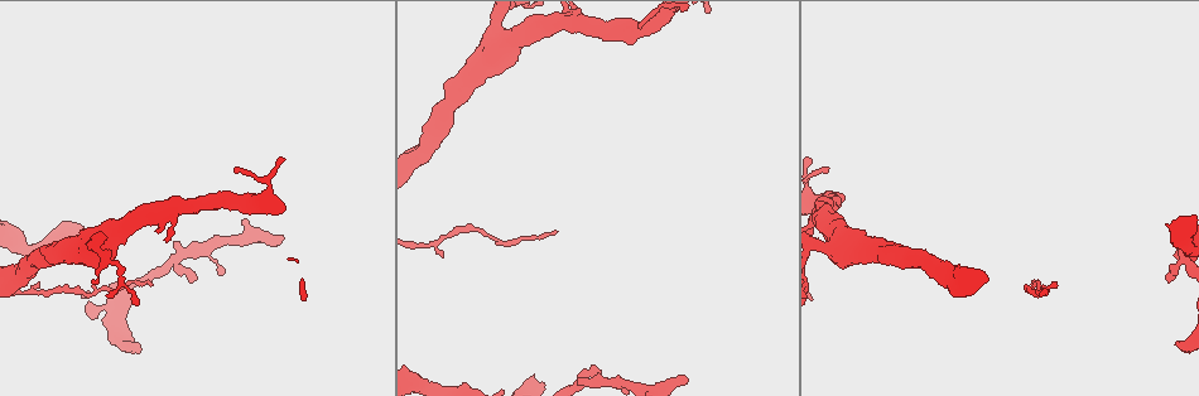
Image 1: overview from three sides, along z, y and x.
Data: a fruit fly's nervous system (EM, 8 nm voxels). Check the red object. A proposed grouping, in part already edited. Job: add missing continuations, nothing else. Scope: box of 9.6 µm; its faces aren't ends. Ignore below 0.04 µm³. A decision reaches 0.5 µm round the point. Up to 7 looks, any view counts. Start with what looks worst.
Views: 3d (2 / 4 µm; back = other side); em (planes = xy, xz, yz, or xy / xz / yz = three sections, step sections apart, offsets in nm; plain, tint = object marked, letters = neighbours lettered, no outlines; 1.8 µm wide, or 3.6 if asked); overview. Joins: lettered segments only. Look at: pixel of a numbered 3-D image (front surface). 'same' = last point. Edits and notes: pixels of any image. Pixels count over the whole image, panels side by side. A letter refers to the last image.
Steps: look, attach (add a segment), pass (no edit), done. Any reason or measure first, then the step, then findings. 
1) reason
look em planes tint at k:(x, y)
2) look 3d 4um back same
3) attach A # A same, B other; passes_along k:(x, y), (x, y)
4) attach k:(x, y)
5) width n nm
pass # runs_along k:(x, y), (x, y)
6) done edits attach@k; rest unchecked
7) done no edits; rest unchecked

branch stops here
look 3d 4um at 1:(688, 380)

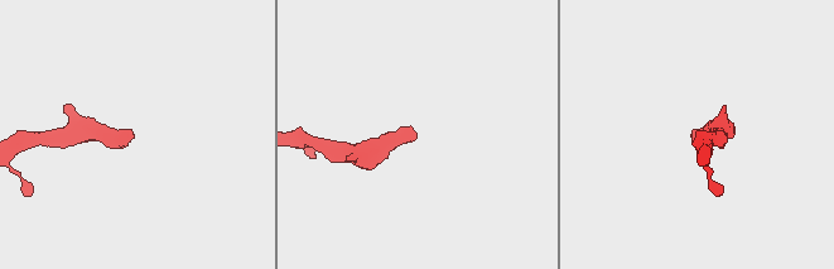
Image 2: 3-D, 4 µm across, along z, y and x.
look em xz step 16 letters at 2:(416, 133)

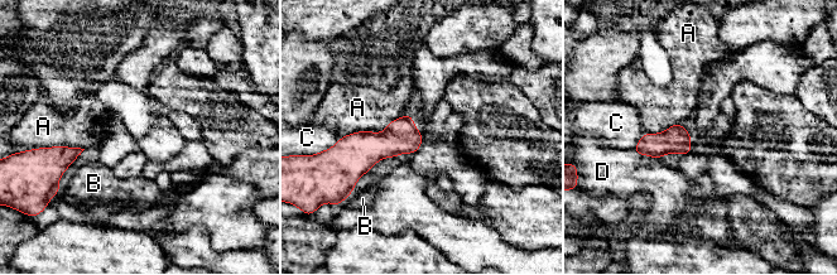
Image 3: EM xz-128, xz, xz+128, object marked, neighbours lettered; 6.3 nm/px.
cut it another way
look em planes letters same

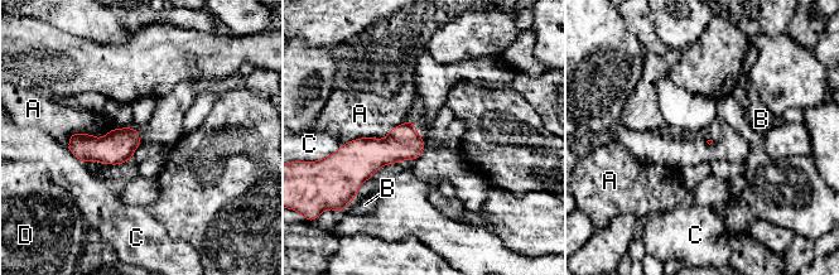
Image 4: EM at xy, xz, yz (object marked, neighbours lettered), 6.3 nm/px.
longest_contact A 480 nm
pass # A other, B other, C other, D other; border 4:(413, 120), (382, 138), (343, 144); none of them fits

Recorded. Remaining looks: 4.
free end
look em planes letters at 1:(1169, 282)

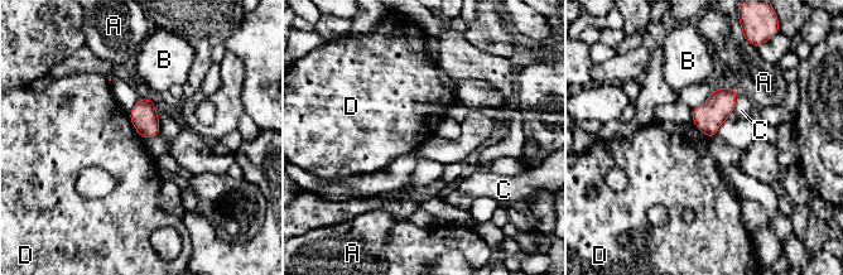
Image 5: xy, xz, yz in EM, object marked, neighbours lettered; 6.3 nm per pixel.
width 180 nm
pass # A other, B other, C other, D other; border 5:(128, 115), (134, 129), (144, 139); none of them fits

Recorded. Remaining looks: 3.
branch stops here
look 3d 4um at 1:(1176, 345)

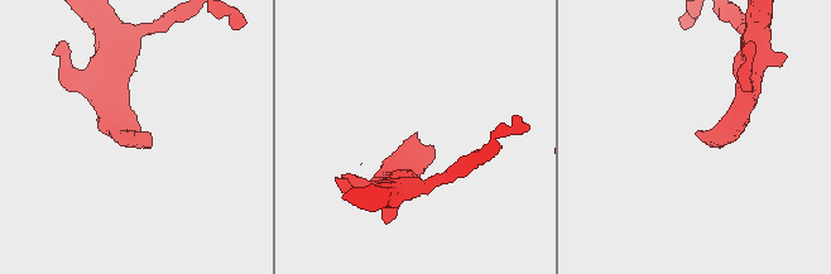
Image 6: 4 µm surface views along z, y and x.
need the tissue
look em xy step 4 letters at 6:(696, 134)

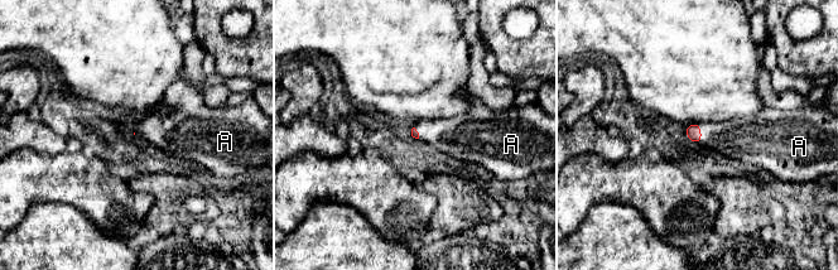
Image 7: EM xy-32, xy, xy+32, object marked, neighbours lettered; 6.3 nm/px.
attach A # A same; passes_along 7:(693, 133), (701, 133), (738, 139); the neuron continues

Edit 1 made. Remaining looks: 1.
done edits attach@7; rest unchecked

